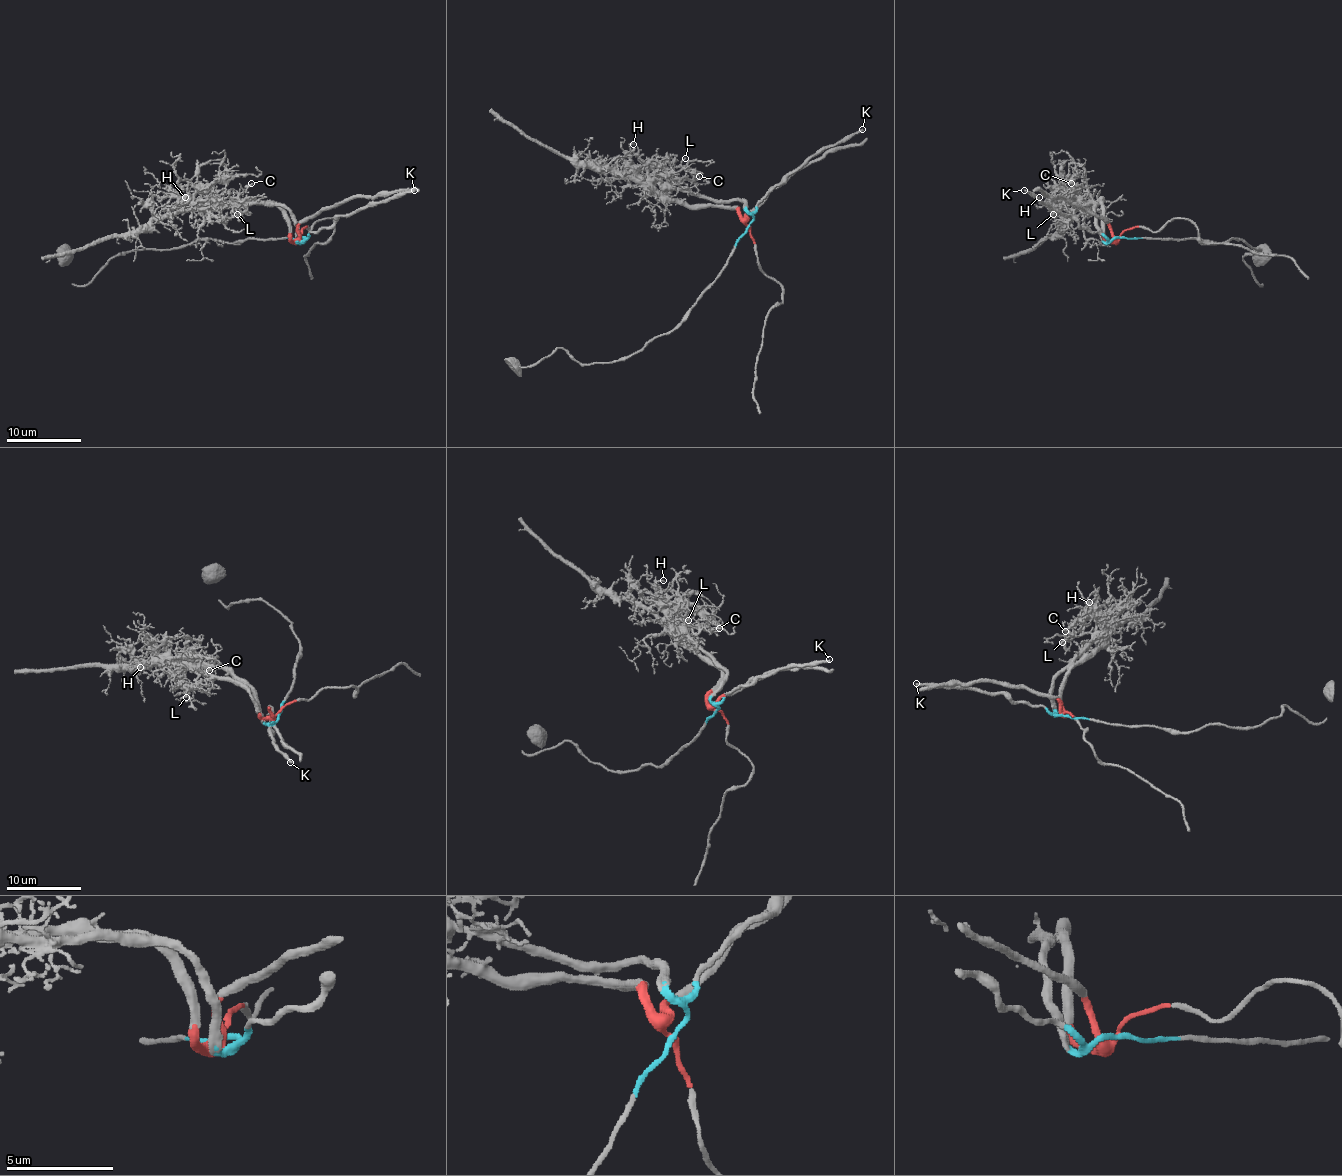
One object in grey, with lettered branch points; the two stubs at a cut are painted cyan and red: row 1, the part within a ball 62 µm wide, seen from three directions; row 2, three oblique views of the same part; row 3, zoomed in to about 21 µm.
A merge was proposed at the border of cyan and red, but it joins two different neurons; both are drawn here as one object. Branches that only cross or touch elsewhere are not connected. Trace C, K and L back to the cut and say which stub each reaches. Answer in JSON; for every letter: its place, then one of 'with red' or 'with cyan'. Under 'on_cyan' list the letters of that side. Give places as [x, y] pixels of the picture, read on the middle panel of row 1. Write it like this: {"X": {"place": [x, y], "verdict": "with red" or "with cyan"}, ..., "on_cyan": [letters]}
{"C": {"place": [699, 176], "verdict": "with cyan"}, "K": {"place": [862, 129], "verdict": "with cyan"}, "L": {"place": [685, 158], "verdict": "with cyan"}, "on_cyan": ["C", "K", "L"]}

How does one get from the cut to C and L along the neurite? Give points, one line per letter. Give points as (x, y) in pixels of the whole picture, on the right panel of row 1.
C: (1121, 237), (1102, 239), (1093, 204), (1085, 204), (1072, 197), (1074, 187), (1071, 184)
L: (1121, 237), (1102, 239), (1093, 204), (1085, 204), (1078, 198), (1069, 198), (1052, 213)

